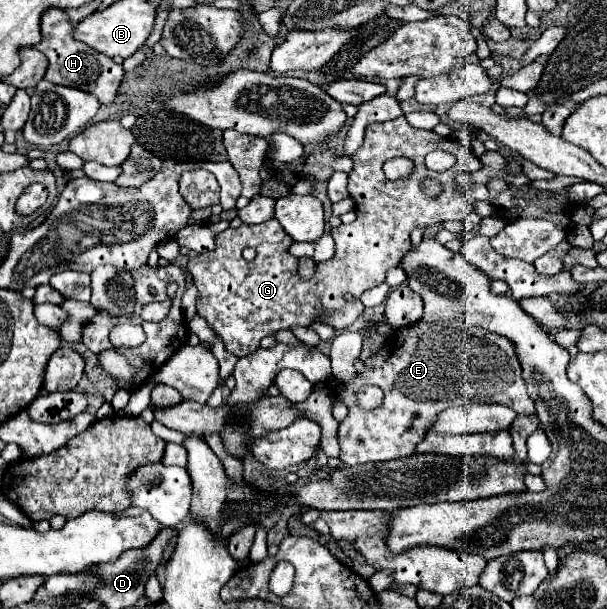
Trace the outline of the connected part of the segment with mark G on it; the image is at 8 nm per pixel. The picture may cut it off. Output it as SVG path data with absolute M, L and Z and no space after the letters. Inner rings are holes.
M405 117L367 125L365 141L351 159L353 169L349 171L347 189L355 201L357 219L351 225L333 229L335 255L329 261L319 263L311 279L303 281L299 277L297 259L289 253L293 239L289 239L277 219L269 219L261 225L225 229L215 237L215 251L191 257L187 267L199 291L197 313L207 319L229 353L245 357L259 349L263 337L297 325L311 327L315 321L323 321L333 329L347 329L363 311L363 303L357 299L365 289L383 283L387 271L399 265L401 257L411 247L409 235L415 227L429 227L437 221L451 219L463 221L473 211L475 199L471 193L457 189L457 175L461 171L479 171L483 167L479 157L463 145L457 145L455 139L445 139L433 131L411 127ZM435 149L455 155L455 169L445 173L429 171L423 159ZM393 157L415 161L415 171L405 179L389 181L383 173L383 163ZM425 177L433 177L443 185L443 195L439 199L425 199L421 193L419 183ZM245 247L257 251L253 261L243 259L241 251ZM343 293L351 293L355 301L345 301Z

